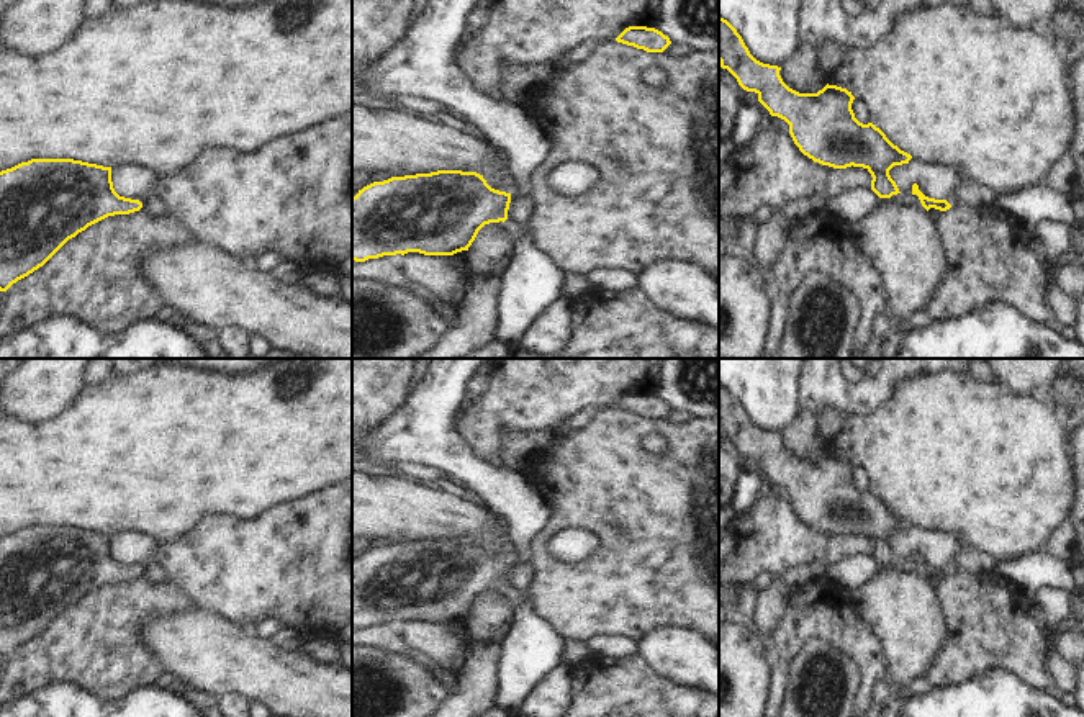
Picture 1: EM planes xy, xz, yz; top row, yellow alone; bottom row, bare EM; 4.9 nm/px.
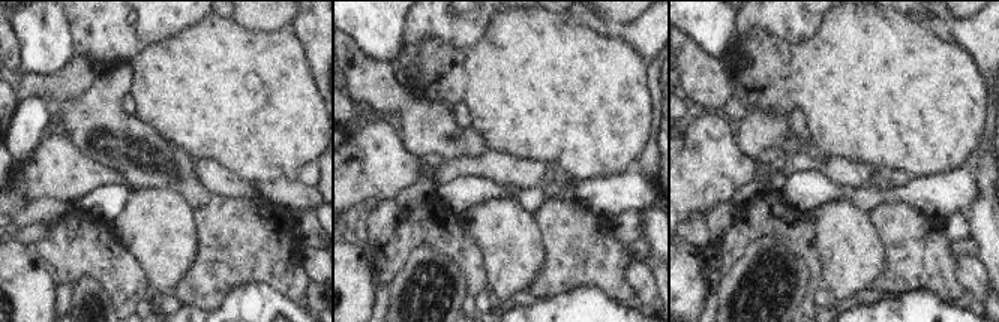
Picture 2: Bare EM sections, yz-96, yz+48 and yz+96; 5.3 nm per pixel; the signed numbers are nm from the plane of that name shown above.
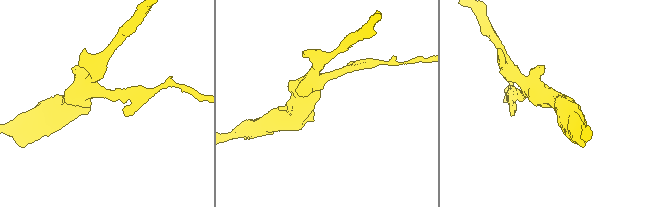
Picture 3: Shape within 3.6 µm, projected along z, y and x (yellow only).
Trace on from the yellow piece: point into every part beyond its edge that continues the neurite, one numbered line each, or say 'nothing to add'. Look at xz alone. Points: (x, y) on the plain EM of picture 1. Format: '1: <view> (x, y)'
1: xz (511, 595)

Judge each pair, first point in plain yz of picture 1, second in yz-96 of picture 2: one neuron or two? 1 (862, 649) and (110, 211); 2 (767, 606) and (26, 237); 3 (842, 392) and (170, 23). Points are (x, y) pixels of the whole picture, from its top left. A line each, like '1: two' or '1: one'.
1: two
2: one
3: one

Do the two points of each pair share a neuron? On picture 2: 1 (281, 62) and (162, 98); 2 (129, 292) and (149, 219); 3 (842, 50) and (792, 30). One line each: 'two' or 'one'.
1: one
2: two
3: two

